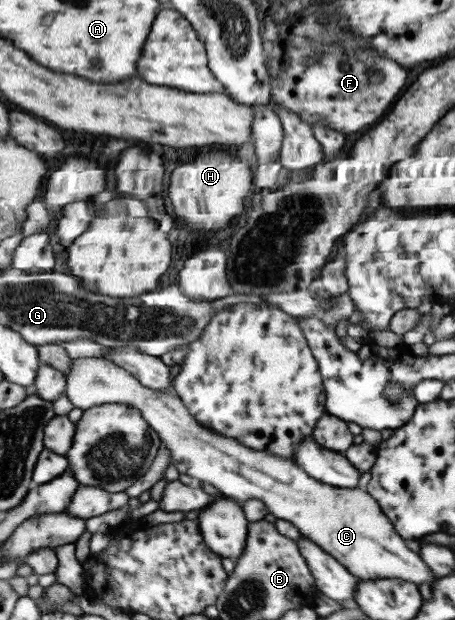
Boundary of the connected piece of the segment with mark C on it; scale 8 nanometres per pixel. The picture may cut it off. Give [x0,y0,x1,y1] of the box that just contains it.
[66,357,438,586]

